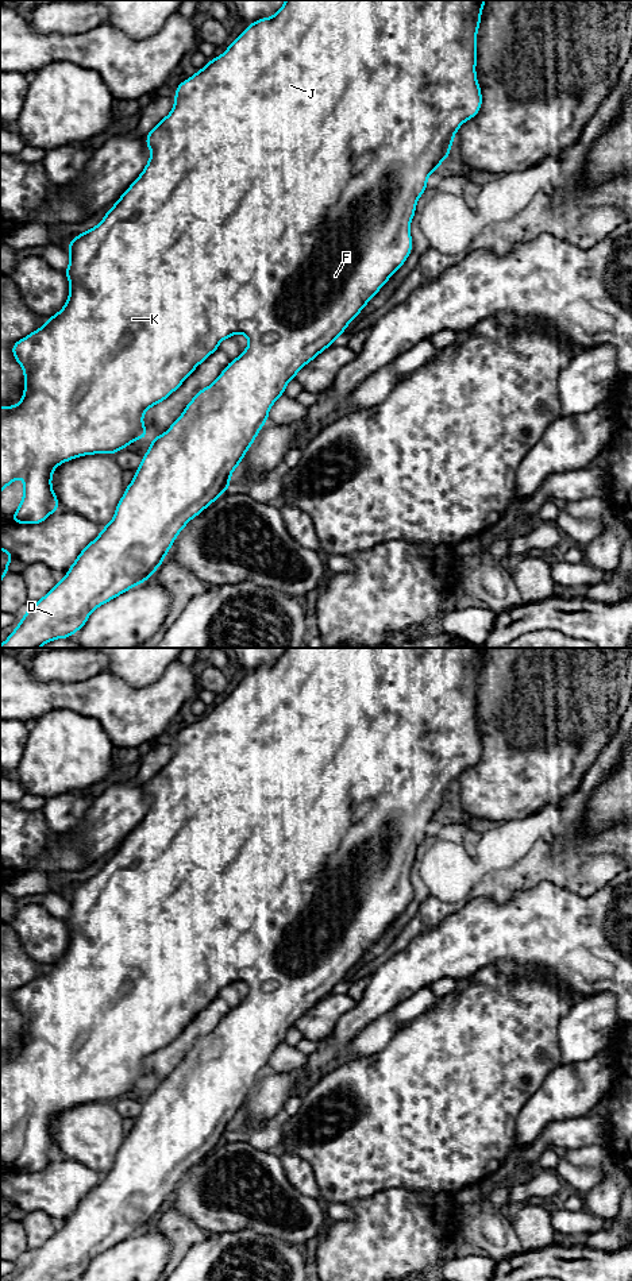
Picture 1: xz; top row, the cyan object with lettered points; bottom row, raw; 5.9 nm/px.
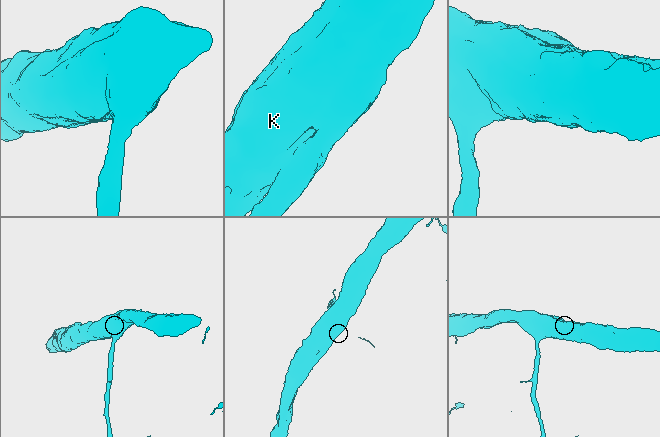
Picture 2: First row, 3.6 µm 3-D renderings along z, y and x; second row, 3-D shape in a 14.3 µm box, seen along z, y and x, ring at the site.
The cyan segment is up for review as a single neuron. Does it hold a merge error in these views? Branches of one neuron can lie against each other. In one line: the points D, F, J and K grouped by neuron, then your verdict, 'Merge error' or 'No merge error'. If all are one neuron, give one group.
Groups: D F J K. No merge error

